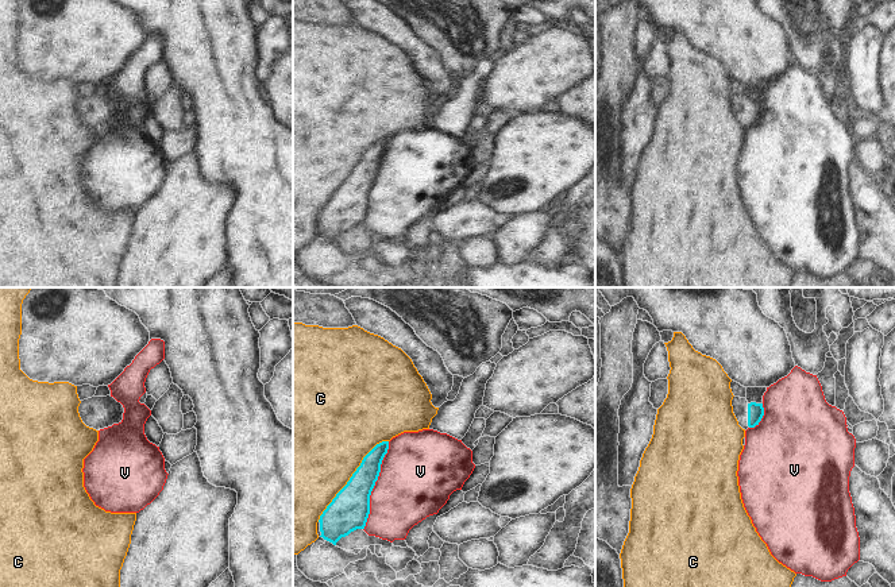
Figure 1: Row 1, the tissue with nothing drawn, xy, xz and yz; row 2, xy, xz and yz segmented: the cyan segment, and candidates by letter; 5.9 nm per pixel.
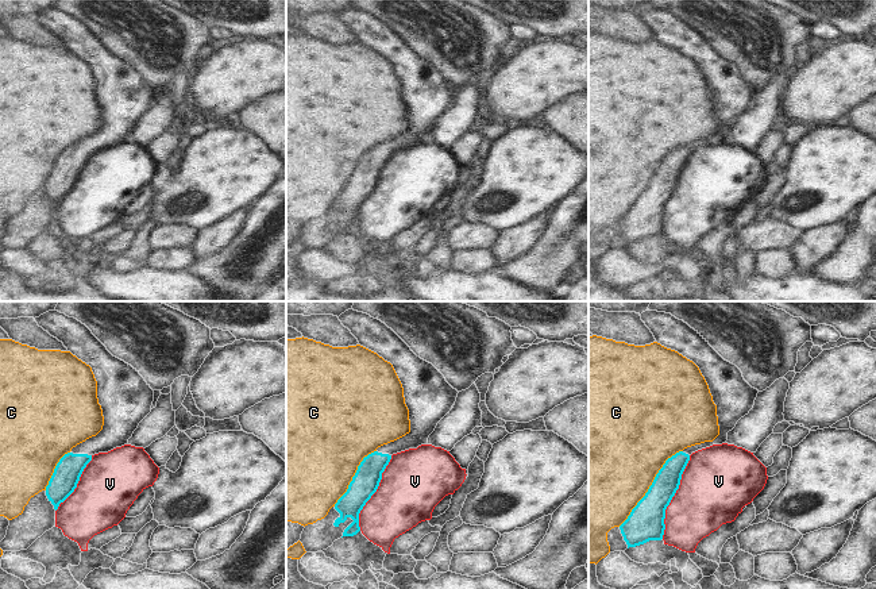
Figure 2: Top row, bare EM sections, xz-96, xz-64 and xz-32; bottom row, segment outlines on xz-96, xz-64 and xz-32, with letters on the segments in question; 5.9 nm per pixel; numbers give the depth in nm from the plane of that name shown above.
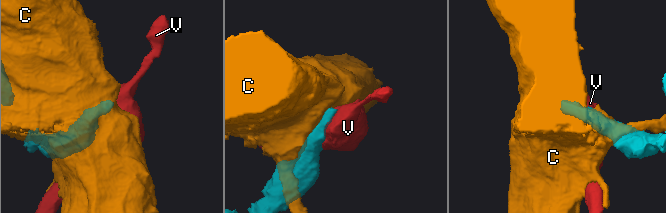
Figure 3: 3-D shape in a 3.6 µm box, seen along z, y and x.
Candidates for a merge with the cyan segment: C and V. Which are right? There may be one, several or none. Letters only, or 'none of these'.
none of these

